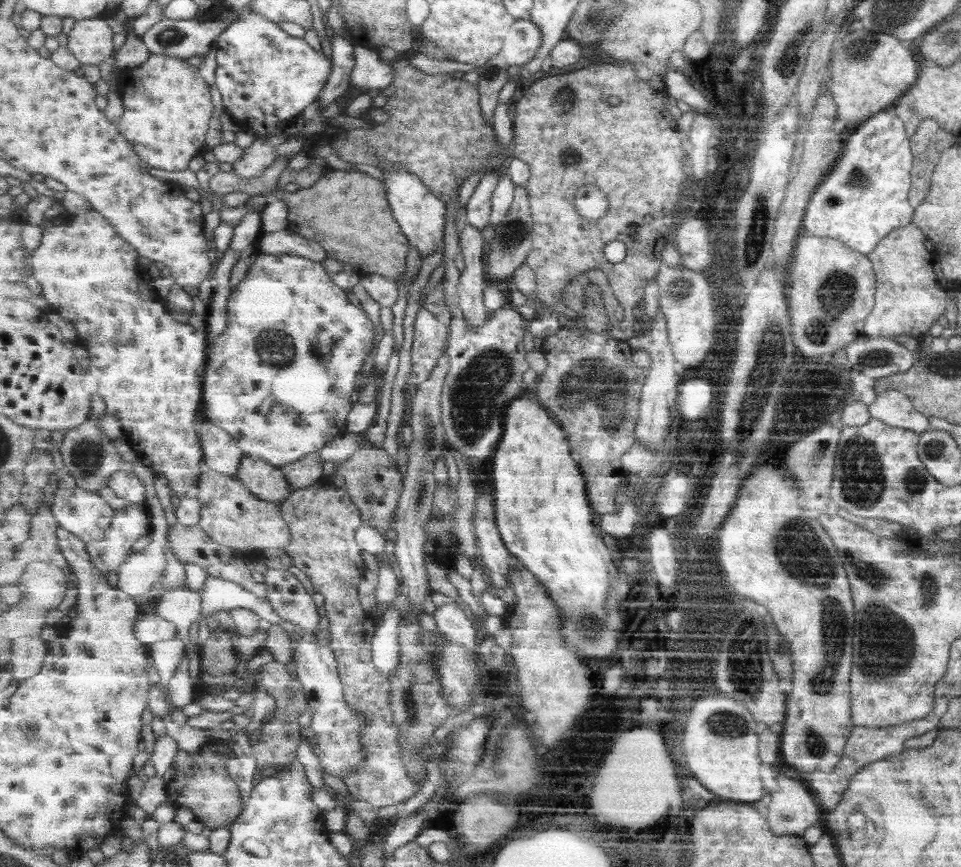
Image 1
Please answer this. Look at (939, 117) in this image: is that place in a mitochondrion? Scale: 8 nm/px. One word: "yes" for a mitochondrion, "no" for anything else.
no

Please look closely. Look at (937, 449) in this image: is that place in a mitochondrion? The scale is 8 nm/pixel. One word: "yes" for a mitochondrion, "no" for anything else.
yes

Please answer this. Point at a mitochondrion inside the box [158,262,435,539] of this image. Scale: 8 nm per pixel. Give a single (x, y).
(275, 345)

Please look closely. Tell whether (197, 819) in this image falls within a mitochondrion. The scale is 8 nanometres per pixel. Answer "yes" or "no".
no

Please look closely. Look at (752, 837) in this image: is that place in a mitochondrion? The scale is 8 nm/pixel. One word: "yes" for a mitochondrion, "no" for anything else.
no

